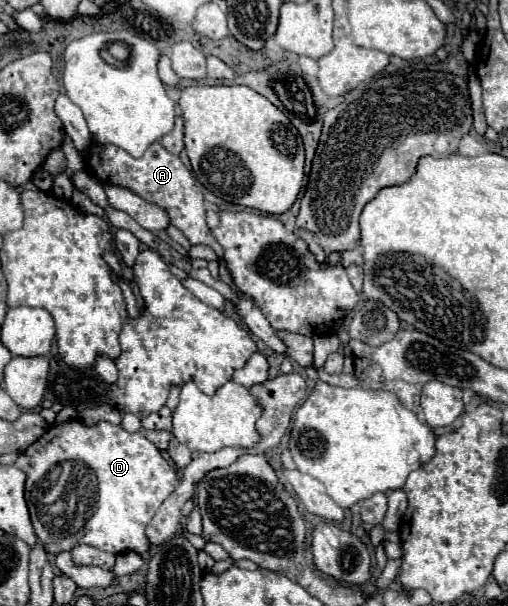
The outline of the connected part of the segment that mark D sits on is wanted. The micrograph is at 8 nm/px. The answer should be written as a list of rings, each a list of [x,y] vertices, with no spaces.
[[[72,419],[72,421],[66,421],[66,423],[60,423],[60,425],[52,425],[48,427],[48,431],[34,443],[30,445],[30,449],[26,449],[24,453],[20,453],[18,461],[16,461],[16,467],[22,469],[26,475],[30,473],[30,477],[26,479],[26,503],[28,503],[28,509],[30,509],[30,519],[32,519],[32,525],[34,525],[34,531],[36,531],[36,537],[40,539],[40,543],[44,545],[44,549],[52,555],[60,553],[60,551],[72,551],[76,545],[92,545],[92,547],[98,547],[106,553],[124,553],[124,551],[134,551],[134,553],[146,553],[150,549],[150,543],[144,535],[144,529],[146,525],[150,523],[150,519],[154,517],[154,513],[158,511],[158,507],[164,503],[164,499],[178,487],[178,475],[174,473],[174,469],[166,463],[166,459],[160,455],[160,451],[142,435],[142,431],[136,431],[136,433],[128,433],[124,431],[120,425],[112,425],[108,421],[98,421],[96,425],[84,425],[82,421],[78,419]]]

